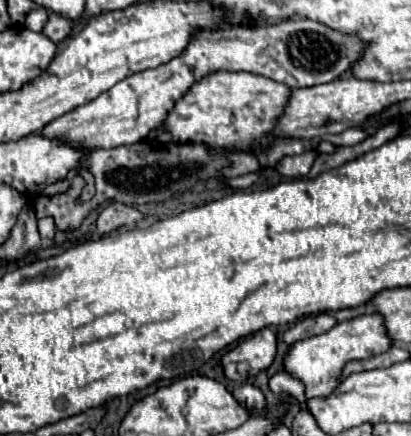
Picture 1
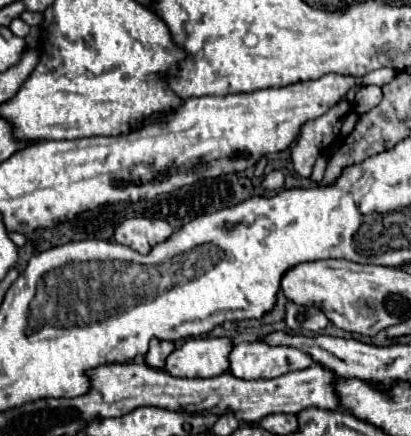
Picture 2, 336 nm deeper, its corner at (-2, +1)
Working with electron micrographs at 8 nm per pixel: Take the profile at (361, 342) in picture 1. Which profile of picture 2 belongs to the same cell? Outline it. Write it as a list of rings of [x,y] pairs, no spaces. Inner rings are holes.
[[[263,341],[235,343],[229,353],[227,373],[239,379],[271,379],[289,371],[307,369],[311,357],[293,347],[271,347]]]

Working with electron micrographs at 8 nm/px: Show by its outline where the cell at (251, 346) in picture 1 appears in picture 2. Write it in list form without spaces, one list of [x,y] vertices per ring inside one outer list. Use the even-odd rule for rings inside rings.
[[[225,337],[209,339],[187,339],[179,349],[175,349],[167,359],[163,371],[173,377],[215,377],[227,371],[227,353],[231,351],[233,341]]]

